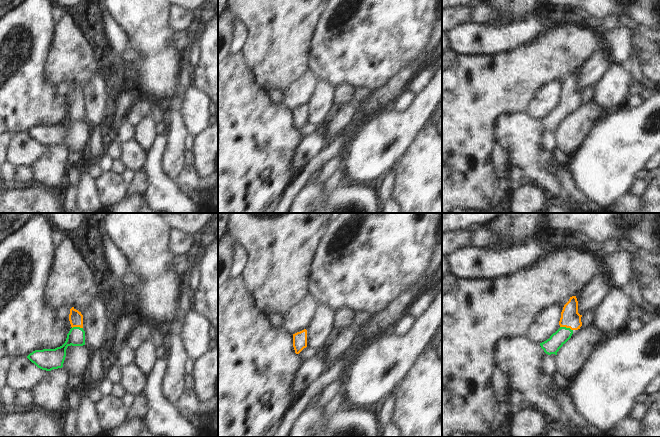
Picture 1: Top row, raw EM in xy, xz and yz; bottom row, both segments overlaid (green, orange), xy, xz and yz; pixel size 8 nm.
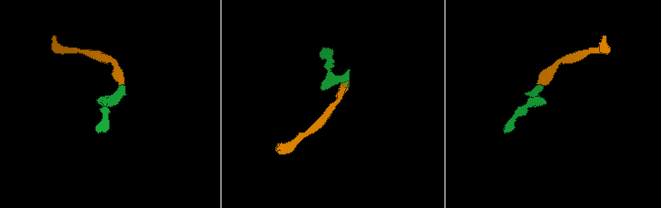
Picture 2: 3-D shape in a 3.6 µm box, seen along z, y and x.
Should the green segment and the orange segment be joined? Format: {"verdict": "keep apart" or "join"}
{"verdict": "join"}

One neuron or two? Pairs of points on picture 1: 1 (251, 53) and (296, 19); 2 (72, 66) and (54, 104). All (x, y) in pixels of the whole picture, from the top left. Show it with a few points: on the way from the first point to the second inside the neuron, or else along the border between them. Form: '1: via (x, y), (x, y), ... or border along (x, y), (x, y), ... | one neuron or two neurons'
1: via (262, 46), (285, 23) | one neuron
2: border along (43, 67), (43, 81), (48, 86), (54, 88) | two neurons

